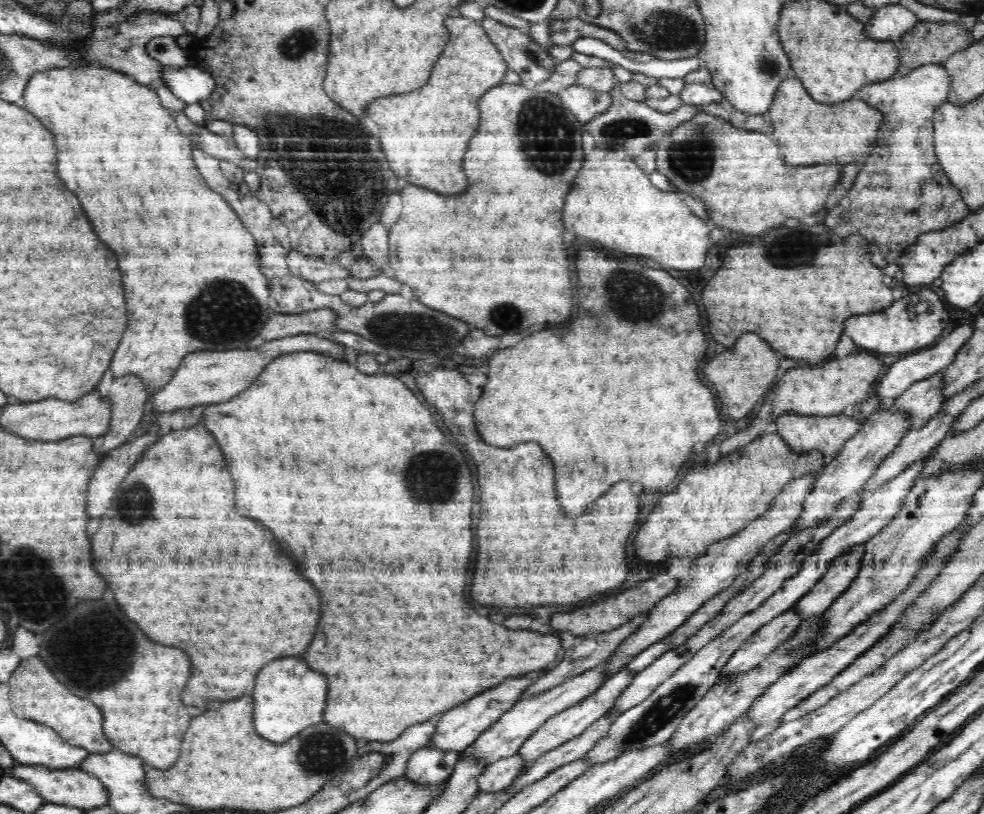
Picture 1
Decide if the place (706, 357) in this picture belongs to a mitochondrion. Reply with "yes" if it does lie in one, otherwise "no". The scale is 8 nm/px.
no

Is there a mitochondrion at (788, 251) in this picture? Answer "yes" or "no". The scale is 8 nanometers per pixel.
yes

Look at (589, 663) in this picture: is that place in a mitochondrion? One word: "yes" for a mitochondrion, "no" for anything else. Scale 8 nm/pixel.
no

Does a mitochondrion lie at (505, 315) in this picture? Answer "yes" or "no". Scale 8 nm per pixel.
yes

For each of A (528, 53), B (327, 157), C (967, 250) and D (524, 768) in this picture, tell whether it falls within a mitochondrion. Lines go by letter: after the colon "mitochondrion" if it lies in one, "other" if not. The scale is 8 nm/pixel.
A: mitochondrion
B: mitochondrion
C: other
D: other

